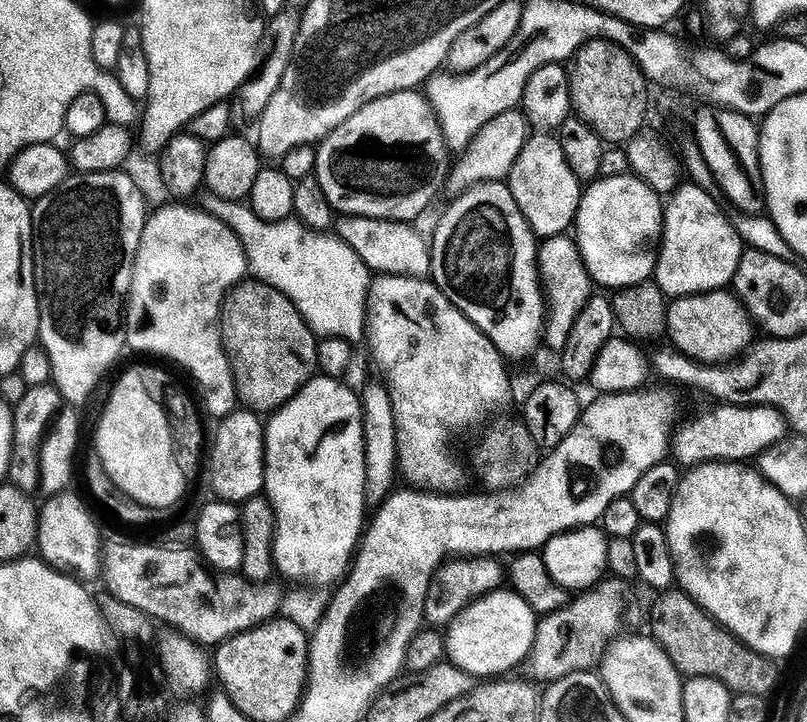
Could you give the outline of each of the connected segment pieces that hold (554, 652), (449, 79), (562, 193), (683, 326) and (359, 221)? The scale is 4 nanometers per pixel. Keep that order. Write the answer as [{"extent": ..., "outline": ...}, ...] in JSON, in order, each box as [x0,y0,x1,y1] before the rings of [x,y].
[{"extent":[522,578,628,686],"outline":[[[605,578],[596,587],[577,596],[580,597],[573,604],[572,601],[565,603],[564,607],[547,613],[537,623],[536,638],[532,649],[528,651],[528,659],[522,665],[522,672],[529,676],[525,676],[529,681],[547,686],[575,672],[593,671],[599,665],[610,641],[621,631],[620,623],[628,608],[626,581]]]},{"extent":[430,32,559,150],"outline":[[[519,32],[516,35],[516,39],[512,41],[507,49],[506,55],[495,61],[492,67],[496,68],[489,67],[487,70],[478,70],[473,74],[461,76],[456,74],[448,74],[452,76],[441,75],[431,85],[433,88],[430,100],[434,105],[434,112],[438,117],[438,123],[444,133],[444,138],[448,141],[449,149],[463,150],[467,148],[468,143],[478,134],[478,130],[482,130],[482,126],[486,126],[486,122],[498,118],[498,114],[506,114],[513,111],[523,101],[524,91],[530,82],[530,78],[539,68],[547,64],[559,64],[559,61],[556,59],[556,48],[548,48],[548,52],[544,52],[544,44],[540,44],[540,36],[523,36]]]},{"extent":[506,134,582,237],"outline":[[[536,134],[529,138],[506,183],[537,237],[562,236],[575,225],[582,181],[570,170],[570,162],[566,162],[566,154],[562,154],[562,146],[555,135]]]},{"extent":[666,290,754,366],"outline":[[[721,290],[703,296],[681,296],[673,299],[668,306],[666,335],[668,340],[672,339],[671,347],[689,360],[709,366],[720,366],[739,357],[753,343],[754,320],[744,307],[744,301],[732,294],[727,296],[728,294]]]},{"extent":[334,215,432,277],"outline":[[[341,215],[334,224],[335,235],[354,249],[355,253],[375,273],[381,275],[427,277],[431,273],[432,254],[429,241],[403,221],[366,219]]]}]

